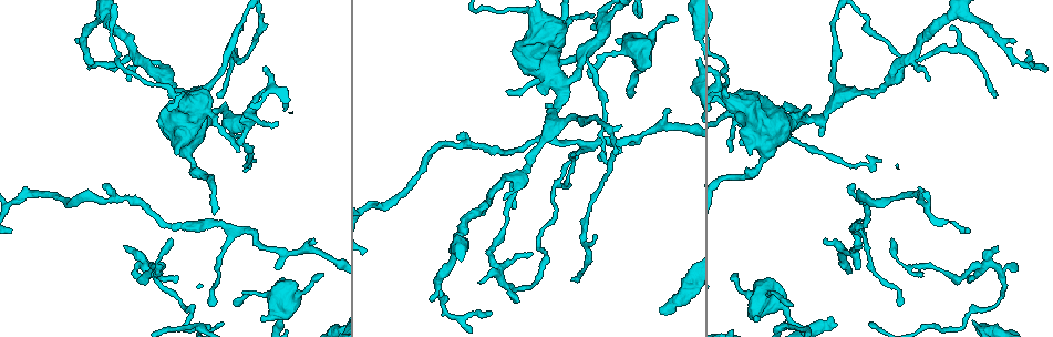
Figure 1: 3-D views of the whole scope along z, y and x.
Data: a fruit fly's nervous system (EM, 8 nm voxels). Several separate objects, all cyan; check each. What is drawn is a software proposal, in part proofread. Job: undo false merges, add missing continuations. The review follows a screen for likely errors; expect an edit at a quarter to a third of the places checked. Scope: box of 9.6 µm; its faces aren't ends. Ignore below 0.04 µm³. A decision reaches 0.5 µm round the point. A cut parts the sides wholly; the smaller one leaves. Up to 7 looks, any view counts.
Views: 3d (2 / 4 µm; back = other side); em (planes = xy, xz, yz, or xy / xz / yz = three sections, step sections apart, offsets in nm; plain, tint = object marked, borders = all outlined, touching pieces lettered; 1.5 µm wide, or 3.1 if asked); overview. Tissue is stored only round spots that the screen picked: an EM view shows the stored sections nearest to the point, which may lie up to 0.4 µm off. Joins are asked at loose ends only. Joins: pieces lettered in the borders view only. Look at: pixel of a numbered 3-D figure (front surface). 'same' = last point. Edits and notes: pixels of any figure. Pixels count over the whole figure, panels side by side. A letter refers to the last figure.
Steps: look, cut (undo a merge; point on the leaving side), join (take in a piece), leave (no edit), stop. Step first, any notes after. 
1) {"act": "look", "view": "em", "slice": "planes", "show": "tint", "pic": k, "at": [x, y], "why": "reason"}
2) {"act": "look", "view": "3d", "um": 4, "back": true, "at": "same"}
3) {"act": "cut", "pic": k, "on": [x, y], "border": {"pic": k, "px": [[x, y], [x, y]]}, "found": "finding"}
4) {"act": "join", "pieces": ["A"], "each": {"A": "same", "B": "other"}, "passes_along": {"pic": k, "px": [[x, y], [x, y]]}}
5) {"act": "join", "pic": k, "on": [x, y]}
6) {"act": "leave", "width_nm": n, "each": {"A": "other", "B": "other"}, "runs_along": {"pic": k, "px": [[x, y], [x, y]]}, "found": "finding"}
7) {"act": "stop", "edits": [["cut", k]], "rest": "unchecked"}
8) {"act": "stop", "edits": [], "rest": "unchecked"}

{"act": "look", "view": "em", "um": 3.1, "slice": "planes", "show": "tint", "pic": 1, "at": [825, 240], "why": "thin end"}

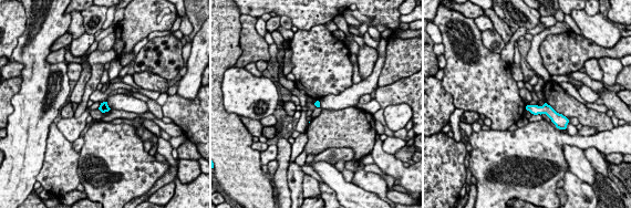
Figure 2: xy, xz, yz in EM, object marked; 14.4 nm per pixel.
{"act": "look", "view": "em", "um": 3.1, "slice": "planes", "show": "borders", "at": "same", "why": "what lies round it"}

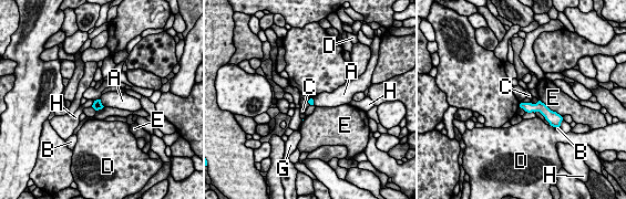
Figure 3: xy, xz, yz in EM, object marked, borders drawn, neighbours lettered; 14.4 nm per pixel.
{"act": "leave", "each": {"A": "other", "B": "other", "C": "other", "D": "other", "E": "other", "G": "other", "H": "other"}, "found": "none of them fits"}

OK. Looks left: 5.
{"act": "look", "view": "3d", "um": 2, "back": true, "pic": 1, "at": [538, 241], "why": "abrupt turn"}

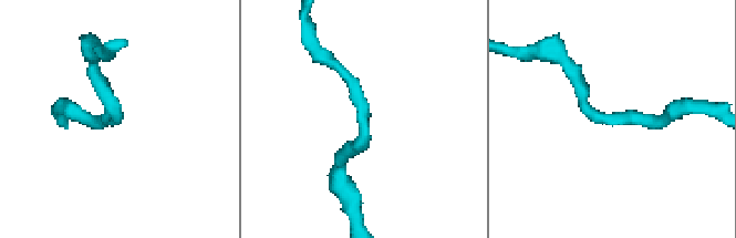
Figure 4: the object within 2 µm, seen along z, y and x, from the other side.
{"act": "look", "view": "em", "slice": "planes", "show": "borders", "pic": 4, "at": [363, 115]}

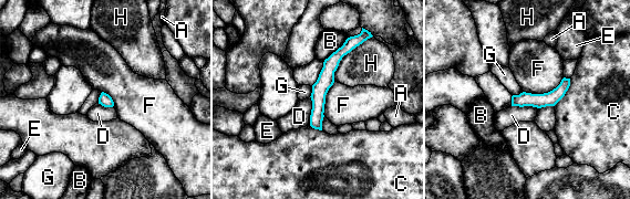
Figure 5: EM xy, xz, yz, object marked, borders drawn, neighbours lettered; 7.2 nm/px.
{"act": "leave", "each": {"A": "other", "B": "other", "C": "other", "D": "other", "E": "other", "F": "other", "G": "other", "H": "other"}, "runs_along": {"pic": 5, "px": [[352, 44], [319, 90], [317, 126]]}, "found": "all the same cell"}

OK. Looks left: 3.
{"act": "look", "view": "3d", "um": 2, "pic": 1, "at": [123, 245], "why": "branch stops here"}

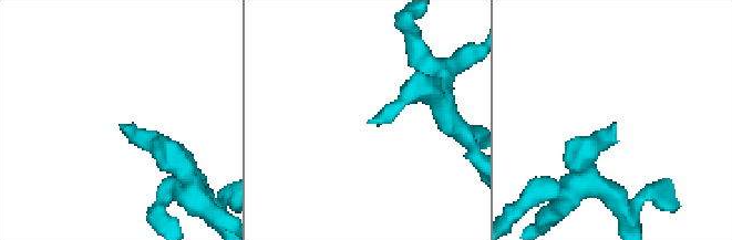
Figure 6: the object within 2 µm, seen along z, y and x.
{"act": "look", "view": "em", "slice": "yz", "step": 8, "show": "tint", "pic": 6, "at": [372, 121]}

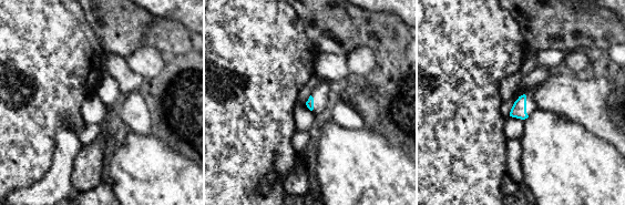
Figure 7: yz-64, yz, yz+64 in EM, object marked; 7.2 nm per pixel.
{"act": "look", "view": "em", "slice": "planes", "show": "borders", "at": "same"}

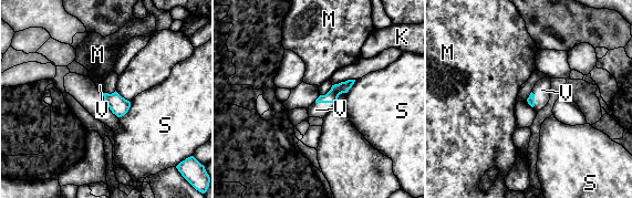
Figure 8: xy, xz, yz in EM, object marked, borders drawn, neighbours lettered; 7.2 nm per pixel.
{"act": "join", "pieces": ["V"], "each": {"K": "other", "M": "other", "S": "other", "V": "same"}, "found": "it goes on there"}

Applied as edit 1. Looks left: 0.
{"act": "stop", "edits": [["join", 8]], "rest": "unchecked"}

